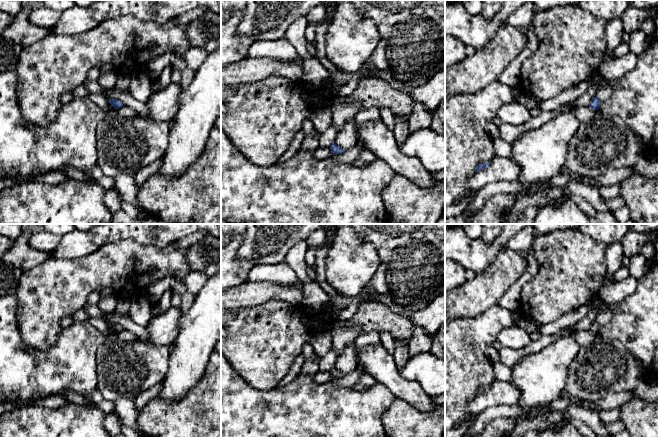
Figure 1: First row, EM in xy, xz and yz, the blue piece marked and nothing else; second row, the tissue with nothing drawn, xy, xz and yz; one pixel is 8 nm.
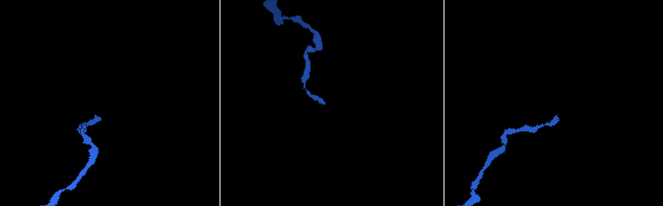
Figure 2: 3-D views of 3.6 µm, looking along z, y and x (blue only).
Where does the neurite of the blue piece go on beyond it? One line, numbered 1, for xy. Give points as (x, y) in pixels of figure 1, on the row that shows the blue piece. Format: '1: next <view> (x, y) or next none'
1: next none

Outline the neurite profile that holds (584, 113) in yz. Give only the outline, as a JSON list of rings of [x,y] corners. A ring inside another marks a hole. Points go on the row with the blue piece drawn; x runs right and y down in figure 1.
[[[582,106],[575,110],[576,116],[581,123],[590,120],[598,112],[600,111],[589,106]]]

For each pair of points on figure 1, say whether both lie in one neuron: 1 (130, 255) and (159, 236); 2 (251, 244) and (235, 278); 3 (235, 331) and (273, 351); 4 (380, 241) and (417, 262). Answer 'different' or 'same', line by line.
1: different
2: different
3: same
4: same

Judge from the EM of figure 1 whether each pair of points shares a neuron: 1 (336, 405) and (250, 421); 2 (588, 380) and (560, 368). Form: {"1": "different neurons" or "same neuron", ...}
{"1": "same neuron", "2": "different neurons"}

